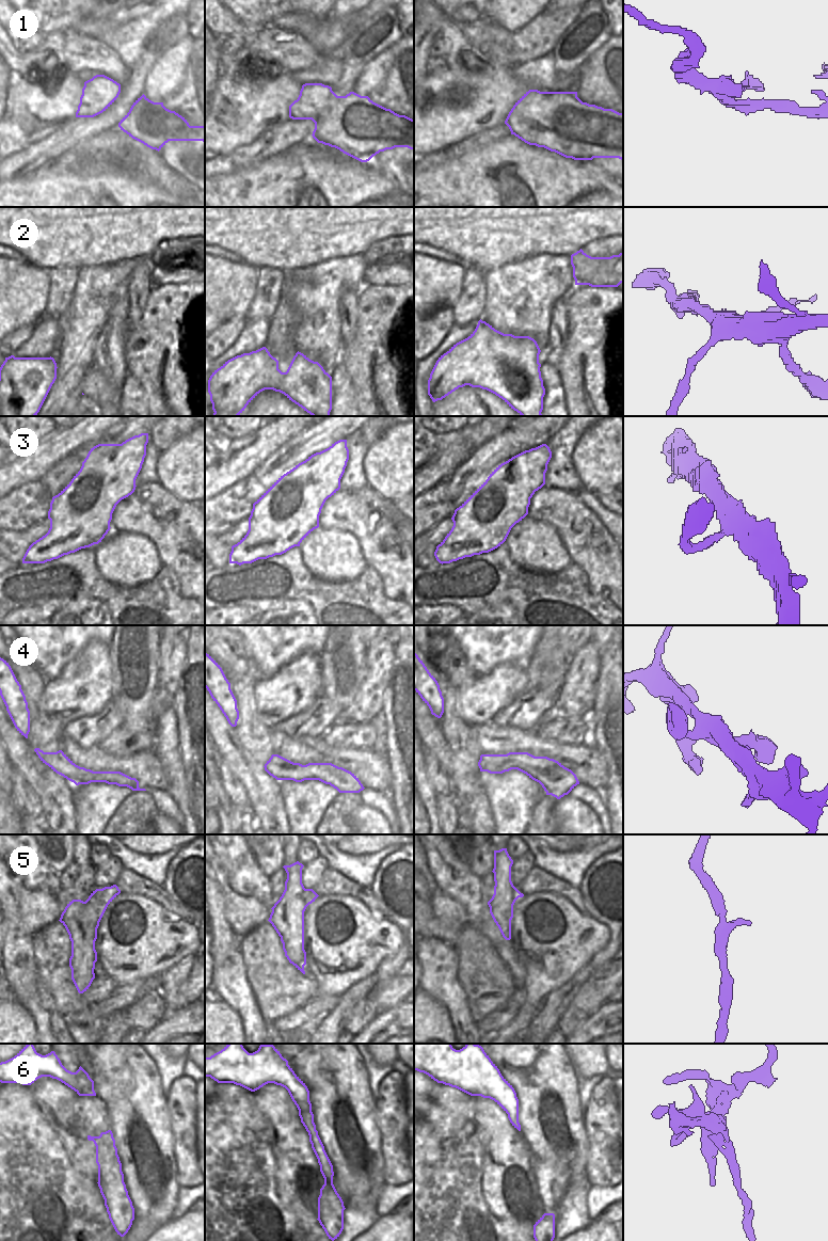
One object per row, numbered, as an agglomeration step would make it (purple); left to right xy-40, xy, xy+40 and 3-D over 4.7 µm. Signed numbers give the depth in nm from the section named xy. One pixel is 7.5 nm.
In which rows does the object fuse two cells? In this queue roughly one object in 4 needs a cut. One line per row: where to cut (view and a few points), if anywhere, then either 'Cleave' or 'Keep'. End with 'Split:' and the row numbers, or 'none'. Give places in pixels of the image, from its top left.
1: No split. Keep
2: No split. Keep
3: No split. Keep
4: No split. Keep
5: No split. Keep
6: Split along xy (315, 1129), (308, 1132). Cleave
Split: 6.

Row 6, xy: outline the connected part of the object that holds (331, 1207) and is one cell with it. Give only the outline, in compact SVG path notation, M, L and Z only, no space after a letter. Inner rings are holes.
M318 1131L308 1132L312 1148L318 1159L324 1184L318 1197L318 1221L329 1239L334 1241L344 1229L344 1202L333 1184L333 1165L324 1150Z

